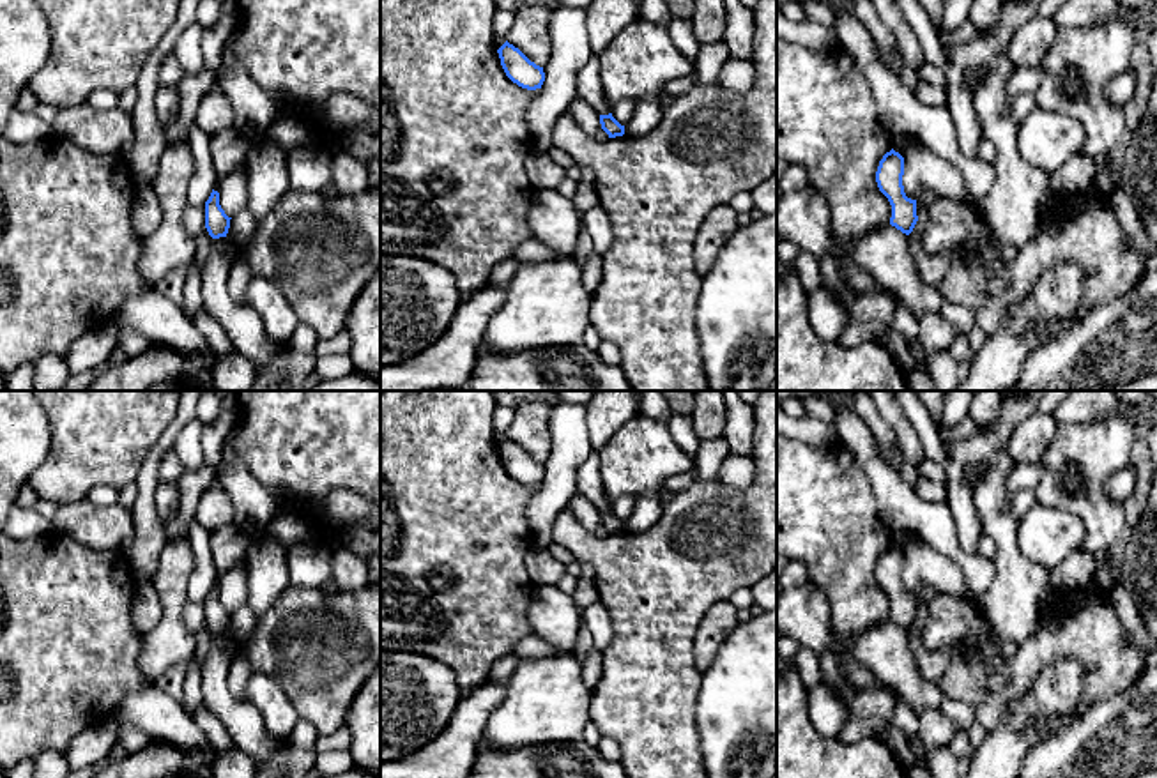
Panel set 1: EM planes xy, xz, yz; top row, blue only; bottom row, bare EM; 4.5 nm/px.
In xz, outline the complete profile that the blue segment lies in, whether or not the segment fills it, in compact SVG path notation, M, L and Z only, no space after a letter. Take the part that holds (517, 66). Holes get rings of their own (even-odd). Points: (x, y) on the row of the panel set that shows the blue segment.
M508 41L497 50L506 76L522 88L536 90L545 81L543 67L531 62Z

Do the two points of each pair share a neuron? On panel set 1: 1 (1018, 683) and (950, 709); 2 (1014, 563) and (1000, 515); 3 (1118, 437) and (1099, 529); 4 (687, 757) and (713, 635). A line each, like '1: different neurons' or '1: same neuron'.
1: different neurons
2: same neuron
3: same neuron
4: different neurons

